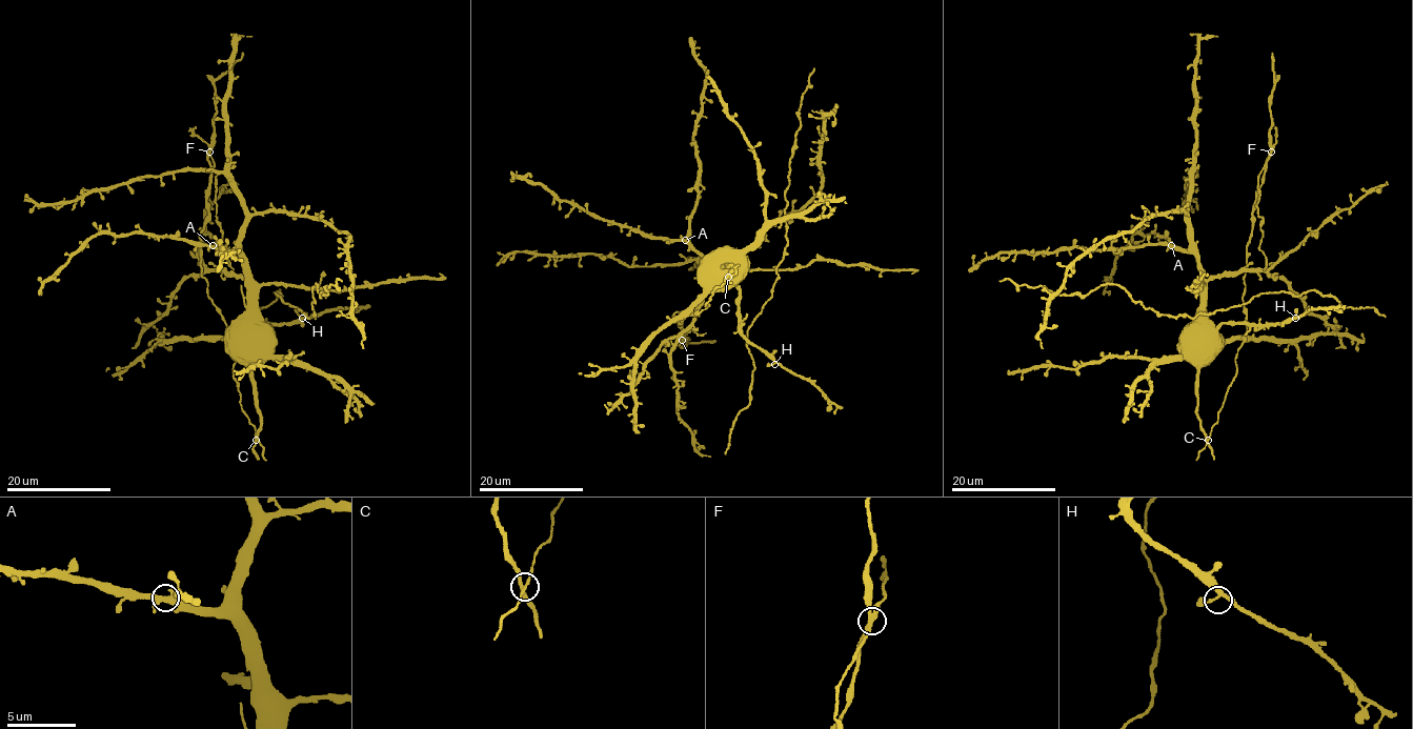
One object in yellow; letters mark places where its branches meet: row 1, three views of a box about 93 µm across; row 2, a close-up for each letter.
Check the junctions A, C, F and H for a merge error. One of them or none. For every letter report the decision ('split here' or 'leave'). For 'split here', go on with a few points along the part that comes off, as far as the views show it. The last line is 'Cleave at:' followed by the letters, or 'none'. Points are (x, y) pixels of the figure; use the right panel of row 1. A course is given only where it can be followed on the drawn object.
A: leave
C: leave
F: split here; course (1272, 152), (1258, 176), (1257, 214), (1263, 219), (1259, 227), (1264, 270)
H: leave
Cleave at: F

